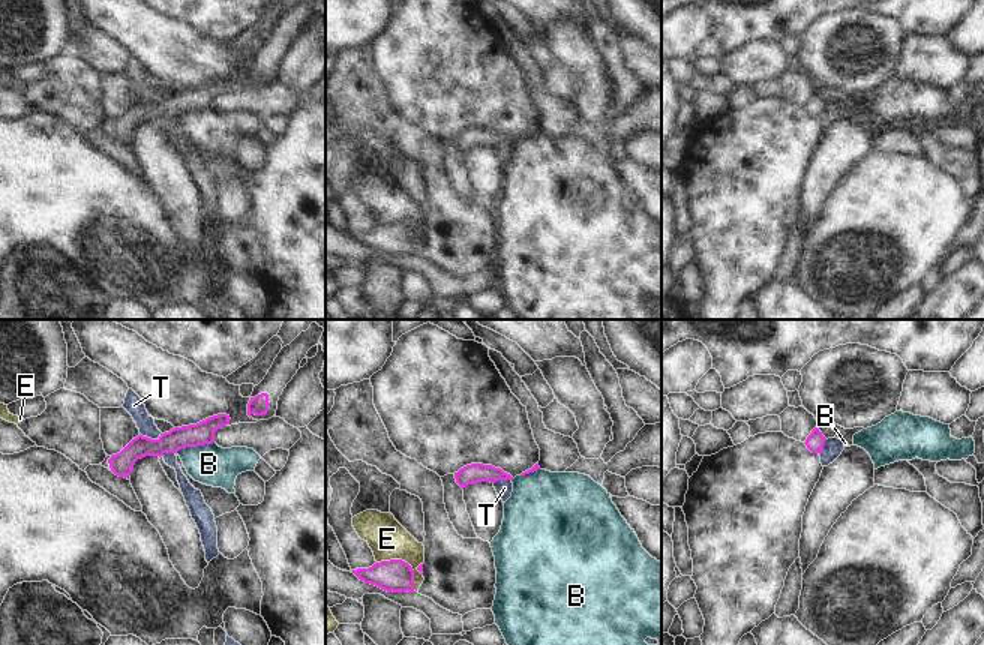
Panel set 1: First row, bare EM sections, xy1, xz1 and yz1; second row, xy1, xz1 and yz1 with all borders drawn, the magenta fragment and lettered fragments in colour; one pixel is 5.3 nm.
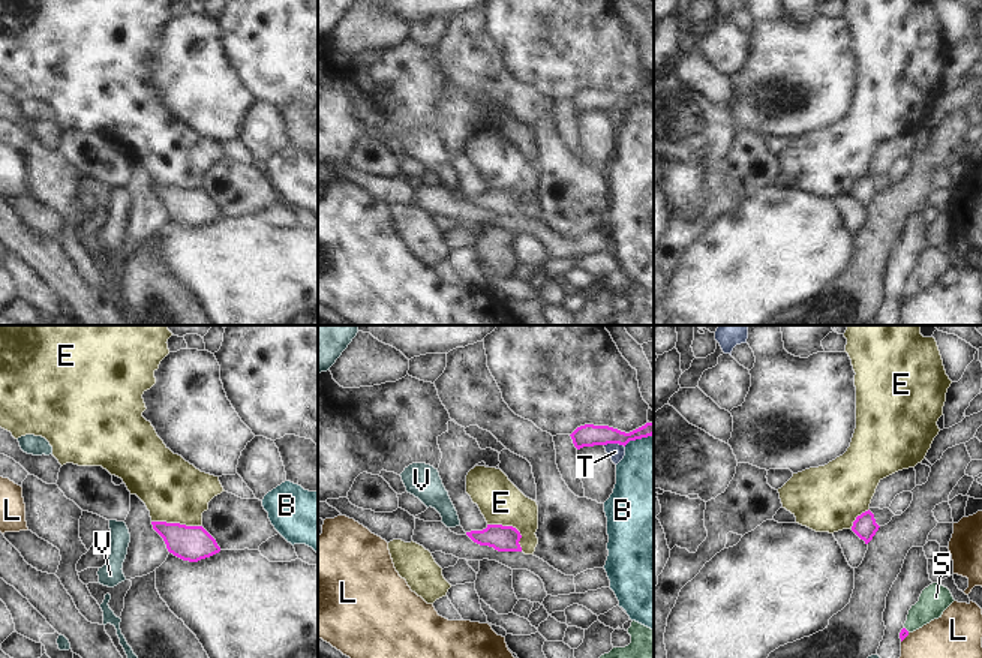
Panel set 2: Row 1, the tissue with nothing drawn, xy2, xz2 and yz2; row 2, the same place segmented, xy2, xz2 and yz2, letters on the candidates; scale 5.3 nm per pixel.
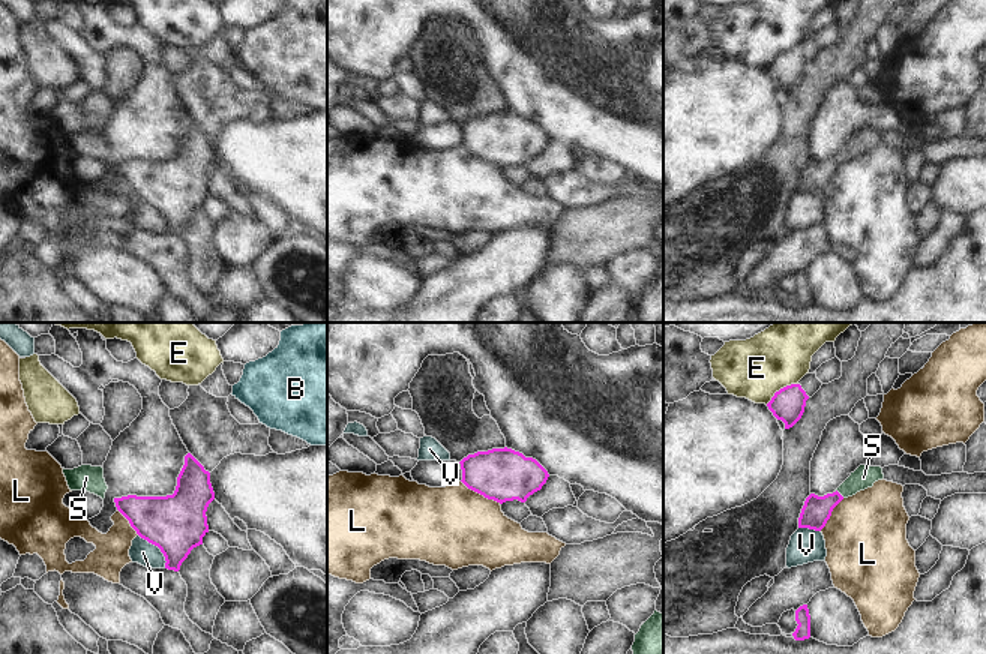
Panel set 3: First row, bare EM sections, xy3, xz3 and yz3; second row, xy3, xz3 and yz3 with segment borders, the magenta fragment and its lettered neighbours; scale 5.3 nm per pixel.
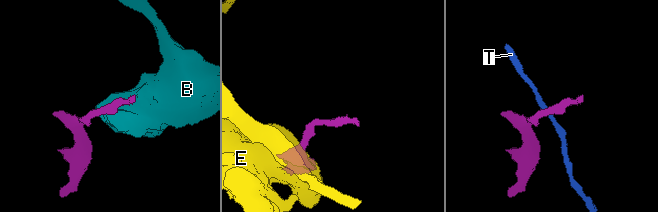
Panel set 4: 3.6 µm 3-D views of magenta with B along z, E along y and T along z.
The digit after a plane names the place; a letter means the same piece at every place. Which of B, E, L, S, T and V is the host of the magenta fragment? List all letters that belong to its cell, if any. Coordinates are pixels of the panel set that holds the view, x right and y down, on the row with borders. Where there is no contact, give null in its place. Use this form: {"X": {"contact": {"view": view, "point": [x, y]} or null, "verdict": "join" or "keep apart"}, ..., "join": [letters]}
{"B": {"contact": {"view": "xy1", "point": [194, 446]}, "verdict": "keep apart"}, "E": {"contact": {"view": "xz1", "point": [407, 563]}, "verdict": "keep apart"}, "L": {"contact": {"view": "xz3", "point": [480, 494]}, "verdict": "keep apart"}, "S": {"contact": {"view": "yz3", "point": [839, 494]}, "verdict": "join"}, "T": {"contact": {"view": "xy1", "point": [150, 438]}, "verdict": "keep apart"}, "V": {"contact": {"view": "xy3", "point": [158, 546]}, "verdict": "keep apart"}, "join": ["S"]}

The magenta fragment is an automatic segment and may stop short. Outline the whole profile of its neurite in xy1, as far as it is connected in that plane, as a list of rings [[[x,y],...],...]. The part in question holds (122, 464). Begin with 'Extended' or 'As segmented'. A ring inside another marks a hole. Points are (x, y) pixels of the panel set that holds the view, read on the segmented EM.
As segmented. [[[218,414],[196,424],[174,428],[170,432],[160,434],[158,440],[138,435],[120,453],[108,459],[110,468],[116,476],[126,478],[141,458],[160,458],[164,453],[177,453],[180,448],[214,442],[216,430],[226,426],[230,420],[230,416]]]

